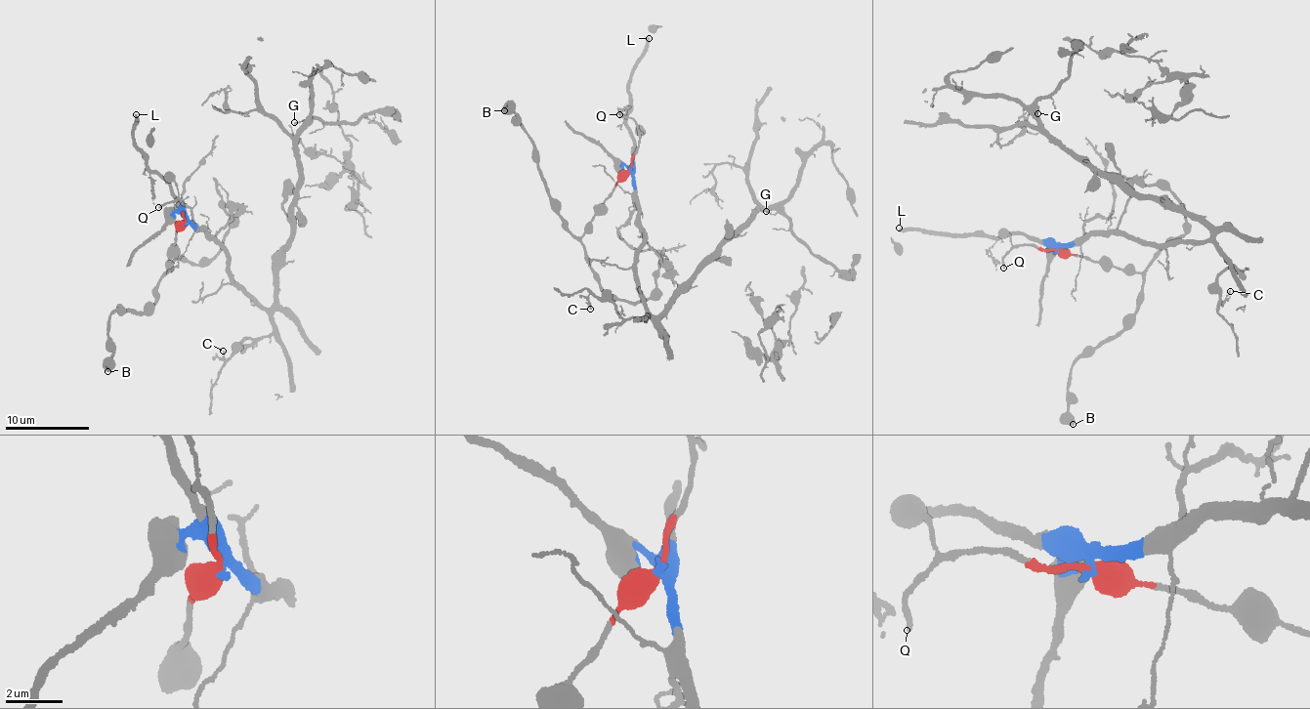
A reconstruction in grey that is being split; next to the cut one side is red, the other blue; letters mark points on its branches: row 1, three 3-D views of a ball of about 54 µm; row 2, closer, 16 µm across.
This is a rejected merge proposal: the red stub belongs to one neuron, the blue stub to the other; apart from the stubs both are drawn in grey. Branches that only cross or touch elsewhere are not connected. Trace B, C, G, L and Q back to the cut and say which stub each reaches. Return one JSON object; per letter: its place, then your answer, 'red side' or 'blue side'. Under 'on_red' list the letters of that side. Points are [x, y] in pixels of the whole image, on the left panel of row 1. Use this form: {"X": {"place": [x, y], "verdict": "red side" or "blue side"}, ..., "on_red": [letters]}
{"B": {"place": [107, 371], "verdict": "red side"}, "C": {"place": [223, 351], "verdict": "blue side"}, "G": {"place": [294, 122], "verdict": "blue side"}, "L": {"place": [136, 114], "verdict": "blue side"}, "Q": {"place": [158, 207], "verdict": "red side"}, "on_red": ["B", "Q"]}

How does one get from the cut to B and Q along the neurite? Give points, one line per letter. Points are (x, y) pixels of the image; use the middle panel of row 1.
B: (628, 172), (596, 210), (586, 231), (573, 235), (549, 194), (537, 166), (537, 153), (513, 108), (505, 110)
Q: (628, 172), (637, 150), (639, 131), (637, 124), (620, 114)

